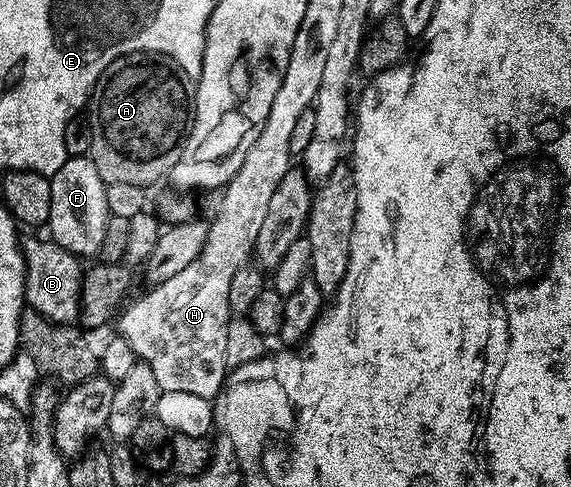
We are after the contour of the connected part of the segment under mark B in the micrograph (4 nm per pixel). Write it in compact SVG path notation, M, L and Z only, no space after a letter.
M52 238L25 240L25 299L28 307L56 324L78 323L81 314L82 261L72 252L63 250Z

